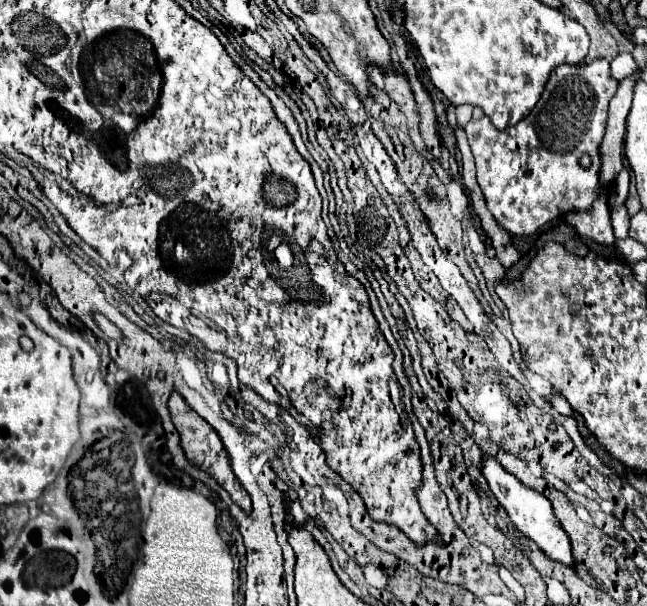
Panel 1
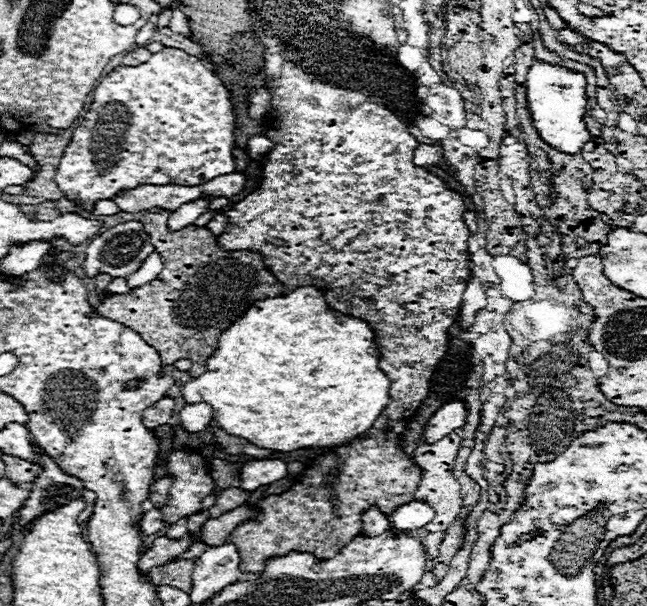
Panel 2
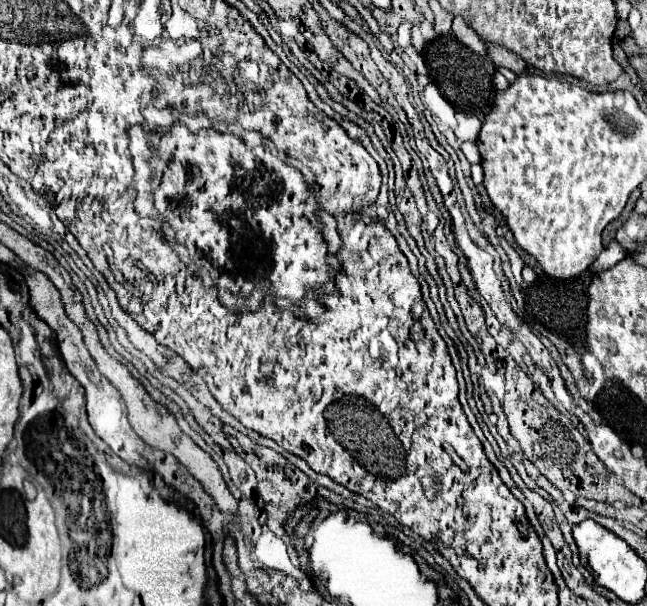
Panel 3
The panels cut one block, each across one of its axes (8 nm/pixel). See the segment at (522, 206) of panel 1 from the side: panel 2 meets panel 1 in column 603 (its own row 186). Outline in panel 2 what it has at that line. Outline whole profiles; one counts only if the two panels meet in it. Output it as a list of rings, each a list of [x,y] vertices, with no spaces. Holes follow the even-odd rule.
[[[164,48],[160,52],[154,52],[150,56],[148,62],[138,64],[138,66],[118,66],[114,68],[108,76],[102,78],[102,82],[94,88],[94,98],[92,98],[92,106],[86,112],[86,116],[82,118],[80,126],[74,130],[70,144],[66,146],[58,170],[56,170],[56,182],[60,186],[60,190],[64,192],[64,196],[68,200],[78,202],[78,206],[82,206],[86,212],[94,210],[94,204],[98,200],[112,200],[116,196],[116,192],[120,190],[130,190],[142,184],[154,184],[154,186],[166,186],[166,184],[178,184],[178,186],[200,186],[212,178],[224,176],[224,174],[232,174],[236,170],[234,164],[234,156],[232,156],[232,148],[234,148],[234,126],[236,126],[236,112],[234,112],[234,104],[230,102],[230,90],[224,86],[224,82],[214,76],[208,68],[204,68],[204,64],[196,58],[186,54],[180,48]]]

